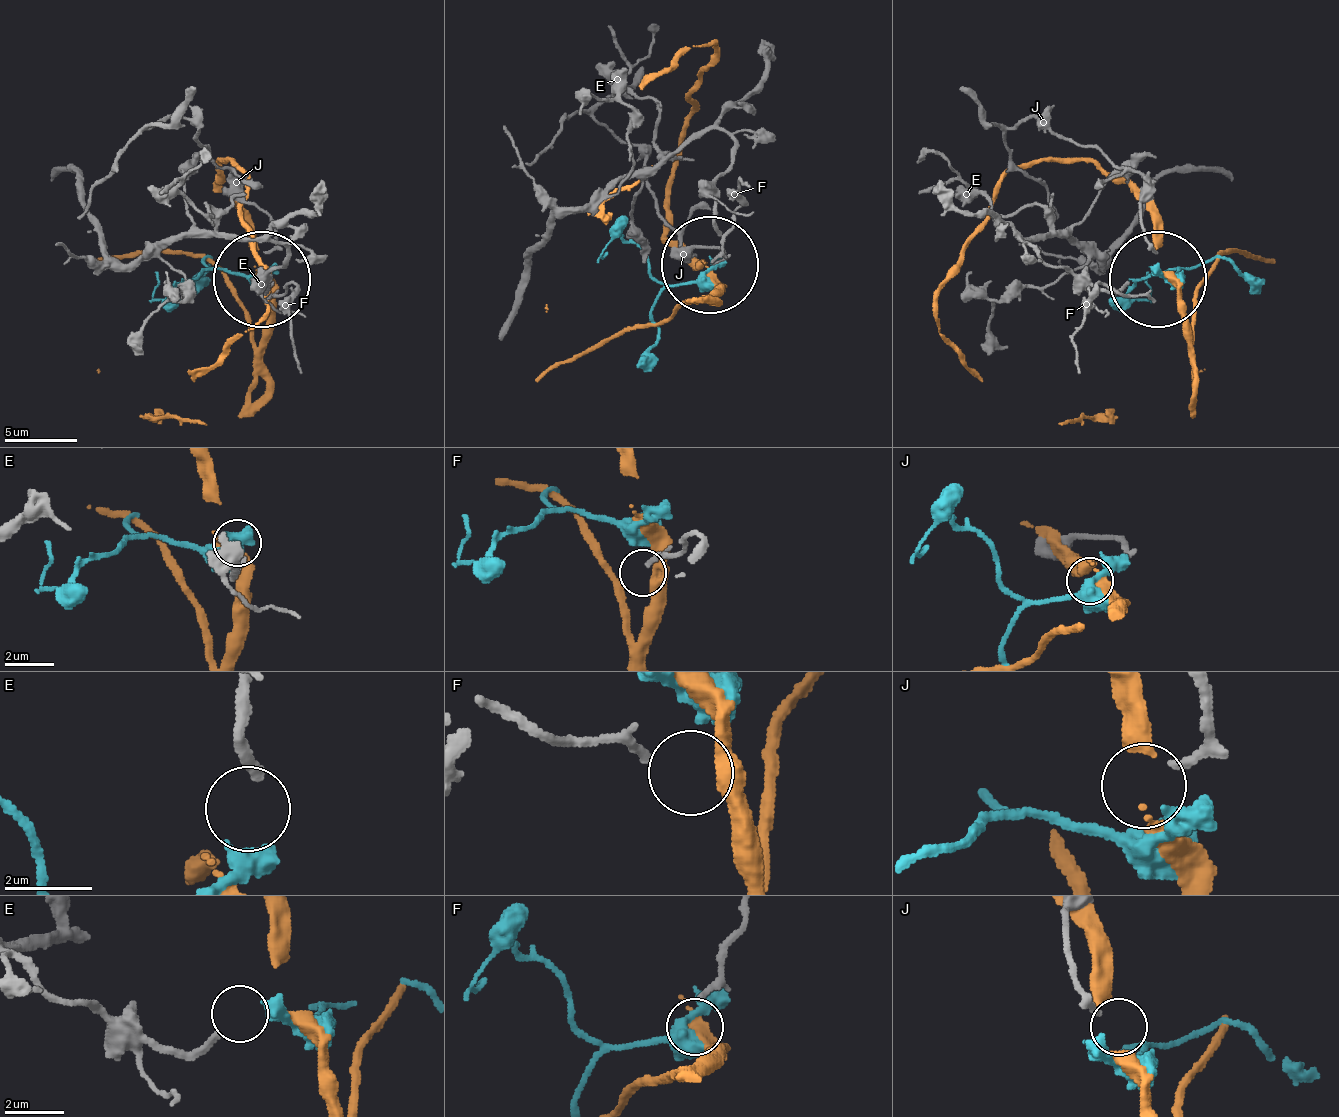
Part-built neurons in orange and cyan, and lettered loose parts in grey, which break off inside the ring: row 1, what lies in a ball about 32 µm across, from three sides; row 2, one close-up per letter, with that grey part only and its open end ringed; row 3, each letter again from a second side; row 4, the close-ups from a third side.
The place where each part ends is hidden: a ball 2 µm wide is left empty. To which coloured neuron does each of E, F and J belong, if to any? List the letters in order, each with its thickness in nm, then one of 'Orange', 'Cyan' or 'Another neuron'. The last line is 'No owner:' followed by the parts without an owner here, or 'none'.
E: Thickness 240 nm. Cyan
F: Thickness 130 nm. Another neuron
J: Thickness 190 nm. Another neuron
No owner: F, J

